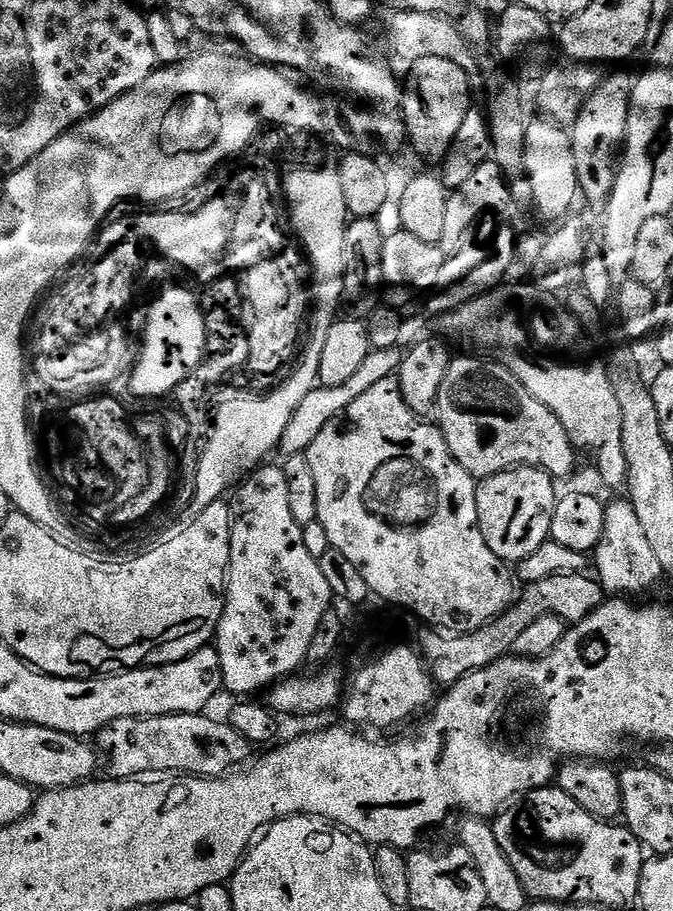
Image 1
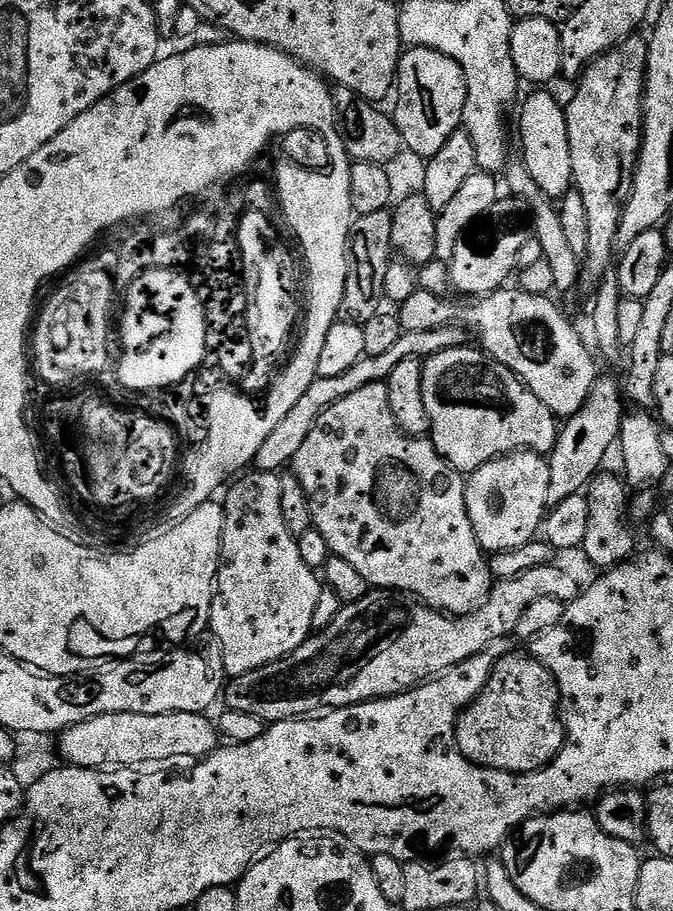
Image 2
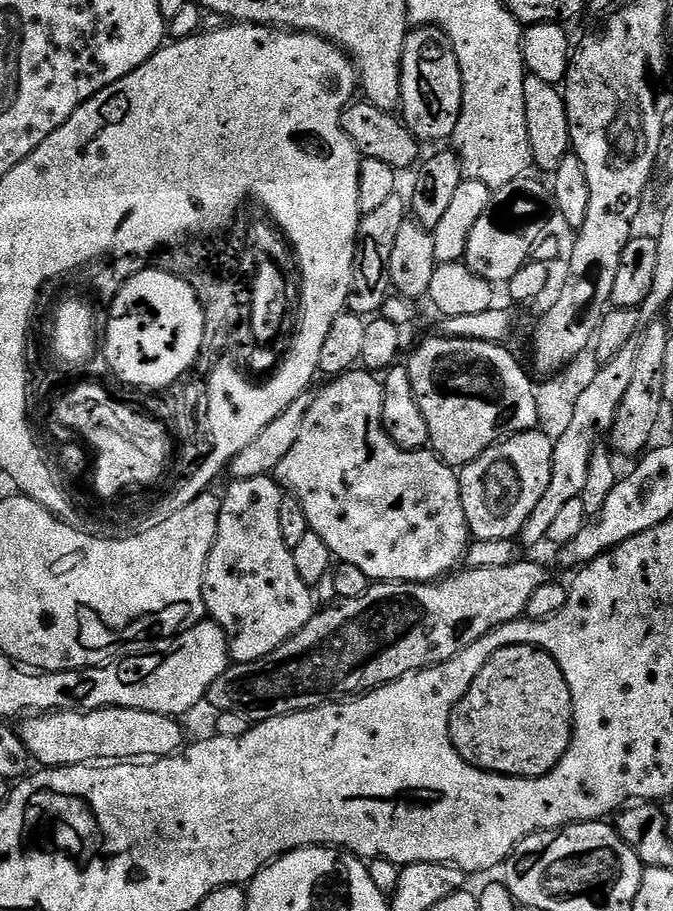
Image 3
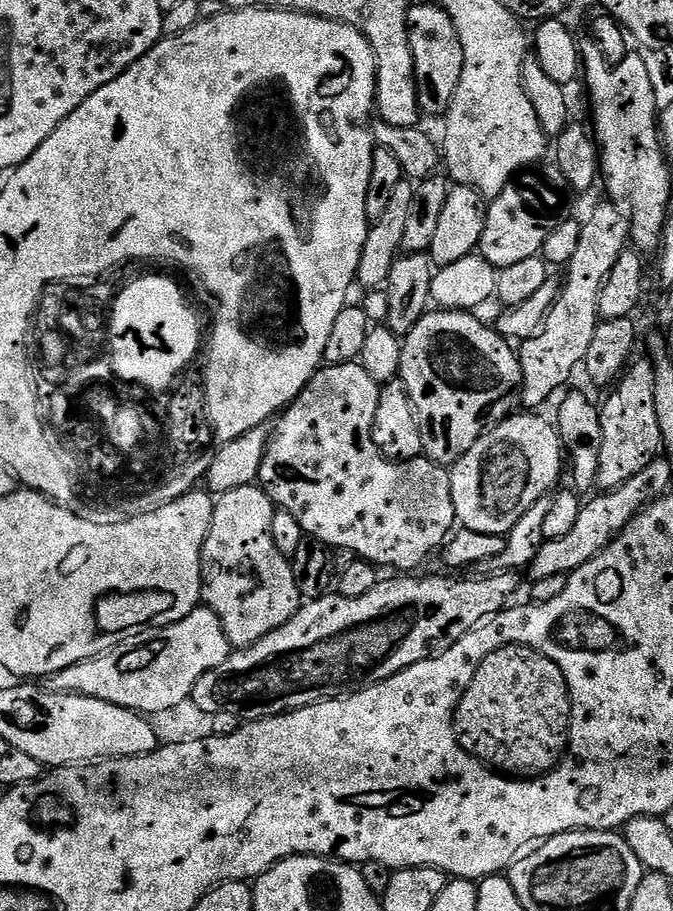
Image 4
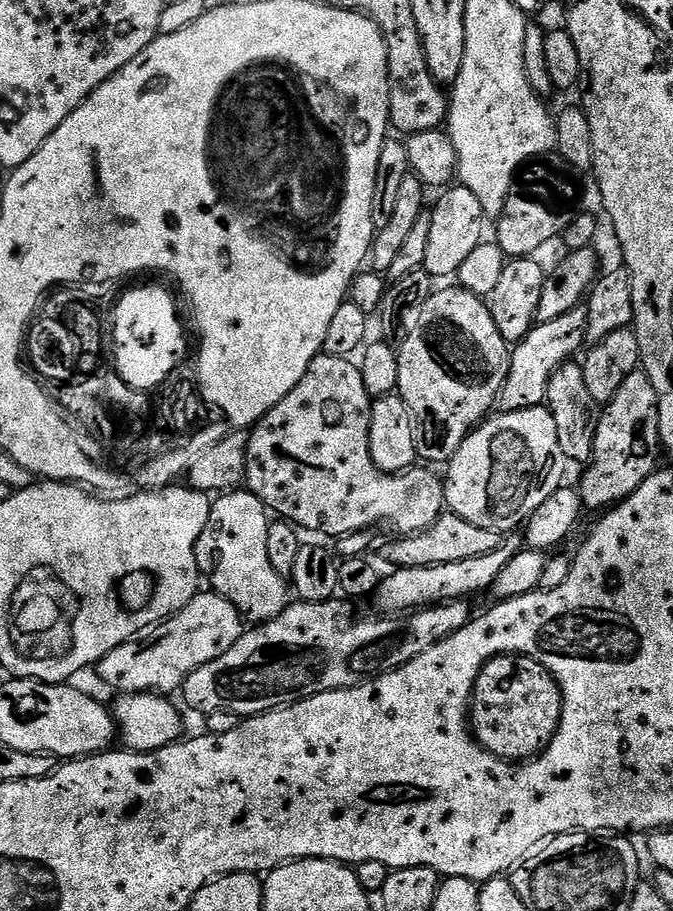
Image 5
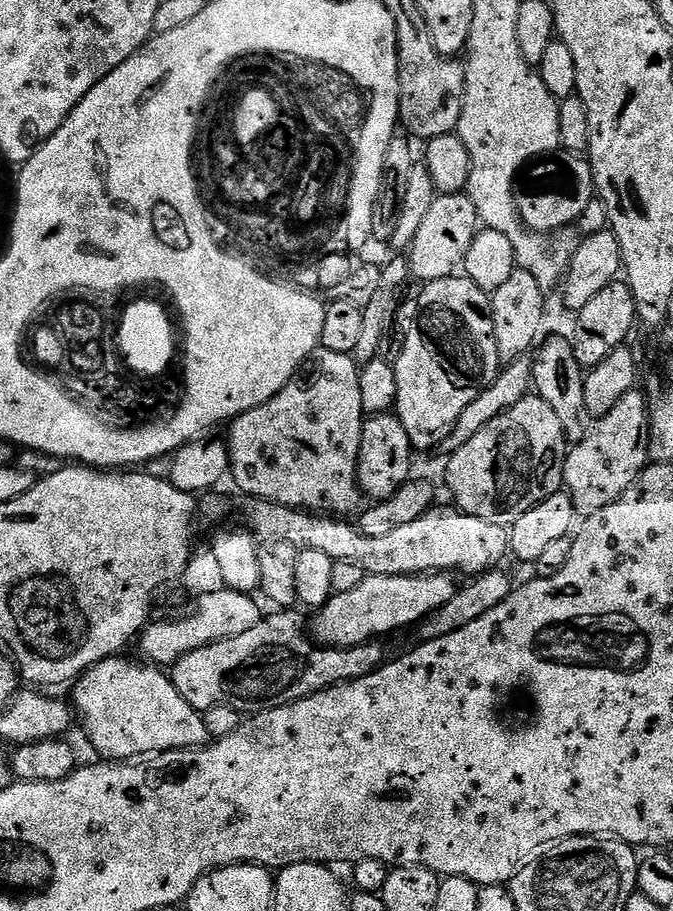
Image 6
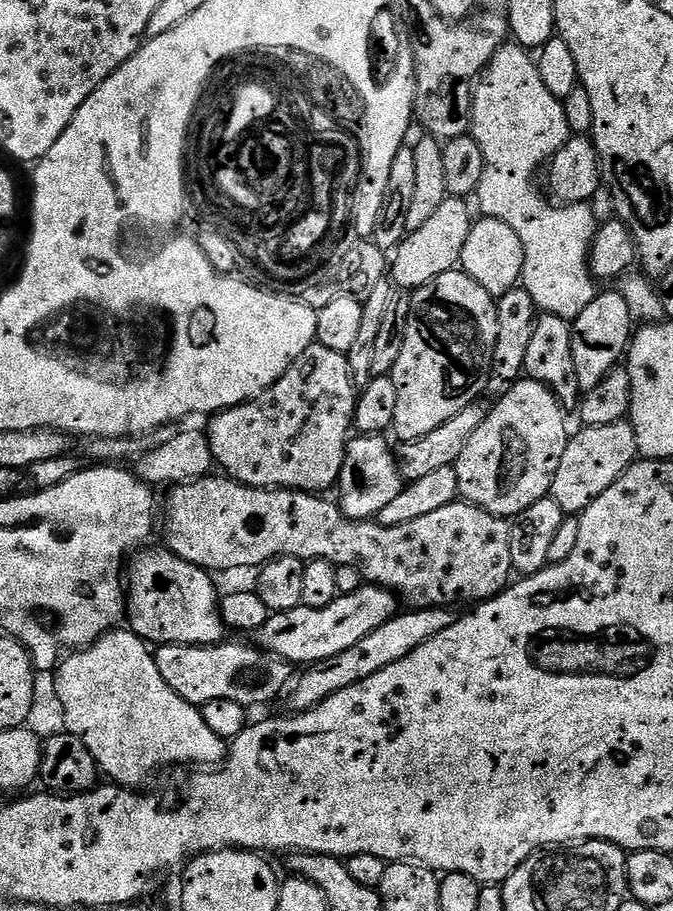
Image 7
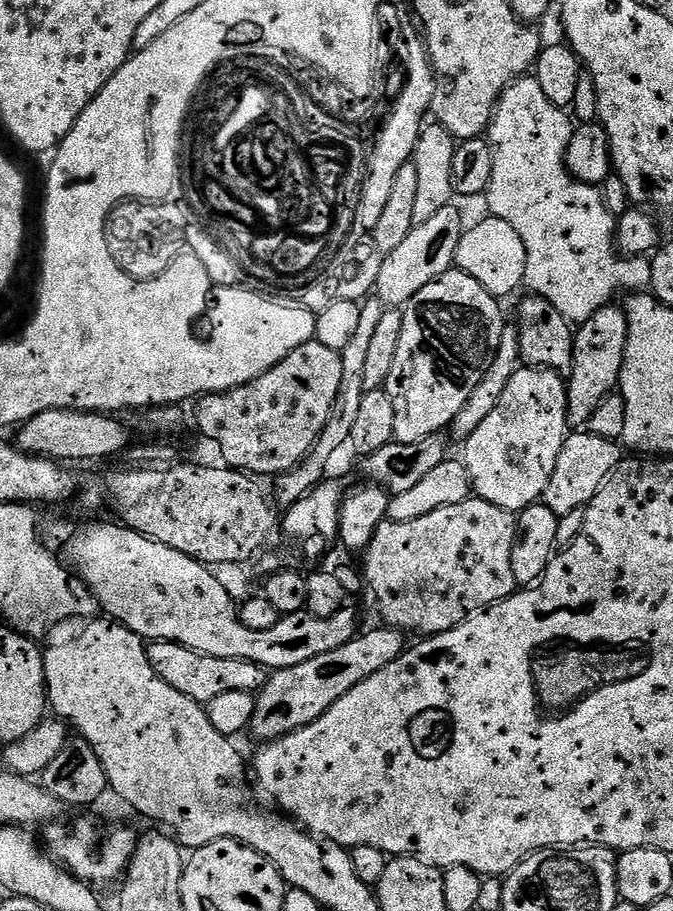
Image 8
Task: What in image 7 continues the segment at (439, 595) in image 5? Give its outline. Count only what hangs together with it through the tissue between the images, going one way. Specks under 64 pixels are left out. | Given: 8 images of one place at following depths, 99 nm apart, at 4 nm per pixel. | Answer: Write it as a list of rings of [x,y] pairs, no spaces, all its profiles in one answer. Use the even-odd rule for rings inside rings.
[[[361,586],[353,593],[337,596],[330,606],[301,606],[294,610],[271,613],[268,621],[255,632],[254,640],[263,651],[278,654],[293,666],[321,664],[326,658],[334,658],[334,654],[359,648],[366,634],[374,634],[378,626],[398,615],[396,604],[398,597],[395,592],[375,586]]]

